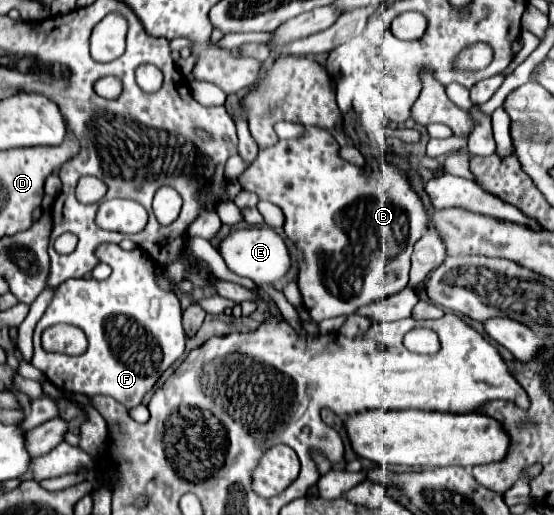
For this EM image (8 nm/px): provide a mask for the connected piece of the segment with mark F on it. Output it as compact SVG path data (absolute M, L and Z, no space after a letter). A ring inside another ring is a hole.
M105 244L97 248L96 256L100 261L111 266L111 276L103 282L97 280L67 280L57 290L53 300L49 302L45 314L35 326L33 334L33 346L35 354L31 364L39 368L51 384L55 384L65 394L83 394L83 396L111 396L125 408L135 408L141 404L143 396L155 386L155 382L161 378L161 374L173 366L183 354L185 354L185 342L187 334L183 328L183 310L179 304L179 298L175 292L163 292L159 290L155 282L155 268L151 264L151 258L143 254L139 248L125 252L117 244ZM53 324L73 324L81 328L87 336L87 352L81 356L65 356L65 354L47 354L41 348L41 332Z

